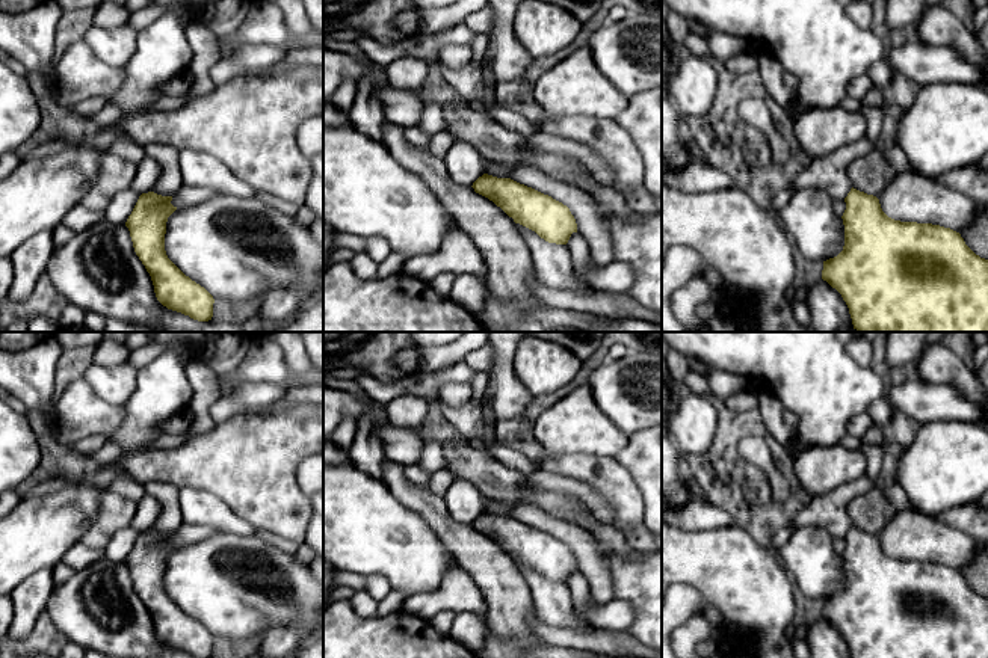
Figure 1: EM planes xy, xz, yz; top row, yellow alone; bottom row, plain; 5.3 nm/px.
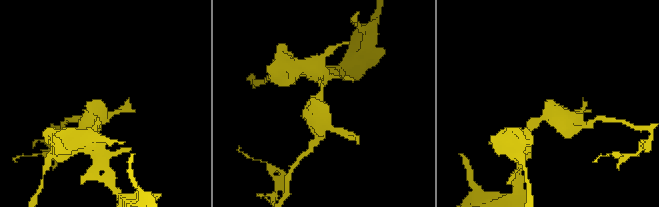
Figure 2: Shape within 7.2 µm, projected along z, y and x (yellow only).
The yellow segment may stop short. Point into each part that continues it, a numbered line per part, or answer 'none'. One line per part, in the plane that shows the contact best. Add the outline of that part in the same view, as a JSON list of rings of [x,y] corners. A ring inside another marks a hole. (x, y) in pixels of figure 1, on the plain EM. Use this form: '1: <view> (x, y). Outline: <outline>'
none

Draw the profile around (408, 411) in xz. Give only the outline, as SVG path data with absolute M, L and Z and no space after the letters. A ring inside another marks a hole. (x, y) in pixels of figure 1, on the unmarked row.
M402 395L385 407L393 427L412 429L423 424L428 414L428 400L417 395Z

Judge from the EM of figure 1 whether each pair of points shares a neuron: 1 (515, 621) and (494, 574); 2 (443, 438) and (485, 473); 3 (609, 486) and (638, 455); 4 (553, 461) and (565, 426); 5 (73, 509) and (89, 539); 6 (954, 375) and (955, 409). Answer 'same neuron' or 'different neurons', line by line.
1: same neuron
2: same neuron
3: different neurons
4: different neurons
5: different neurons
6: different neurons

